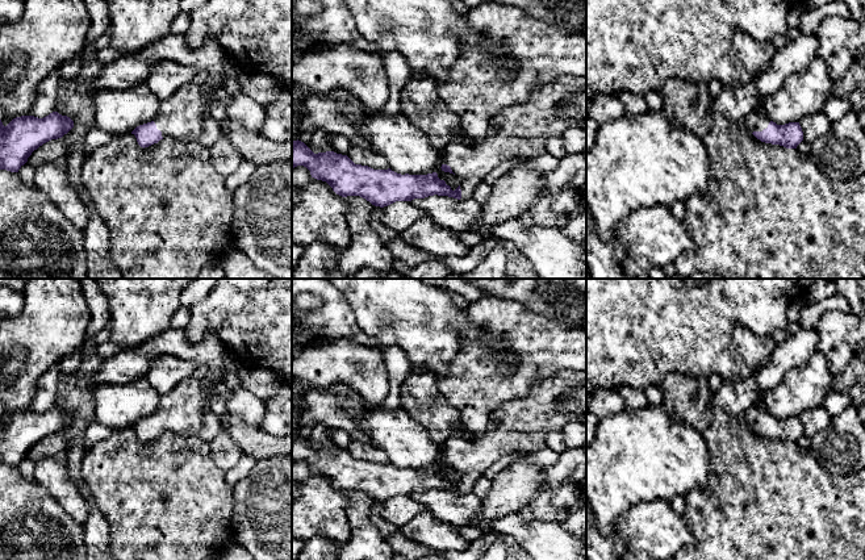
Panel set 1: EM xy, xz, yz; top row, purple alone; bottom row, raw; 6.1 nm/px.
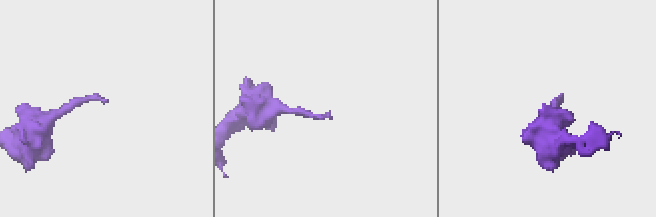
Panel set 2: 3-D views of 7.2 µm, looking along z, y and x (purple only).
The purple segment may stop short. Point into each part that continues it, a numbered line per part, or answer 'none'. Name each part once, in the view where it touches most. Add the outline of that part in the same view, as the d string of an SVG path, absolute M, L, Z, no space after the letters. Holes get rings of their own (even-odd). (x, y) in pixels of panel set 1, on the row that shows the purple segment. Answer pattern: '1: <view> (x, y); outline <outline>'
1: yz (756, 121); outline M759 104L759 106L752 110L748 116L744 118L747 128L753 131L762 131L768 128L770 120L765 114L762 106Z

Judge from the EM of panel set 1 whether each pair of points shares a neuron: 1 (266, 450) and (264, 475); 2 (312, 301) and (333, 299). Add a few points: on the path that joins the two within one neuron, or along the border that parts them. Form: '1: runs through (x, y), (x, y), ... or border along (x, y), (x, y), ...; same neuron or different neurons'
1: border along (278, 455), (262, 459), (258, 463); different neurons
2: border along (317, 295), (321, 304), (305, 313); different neurons

